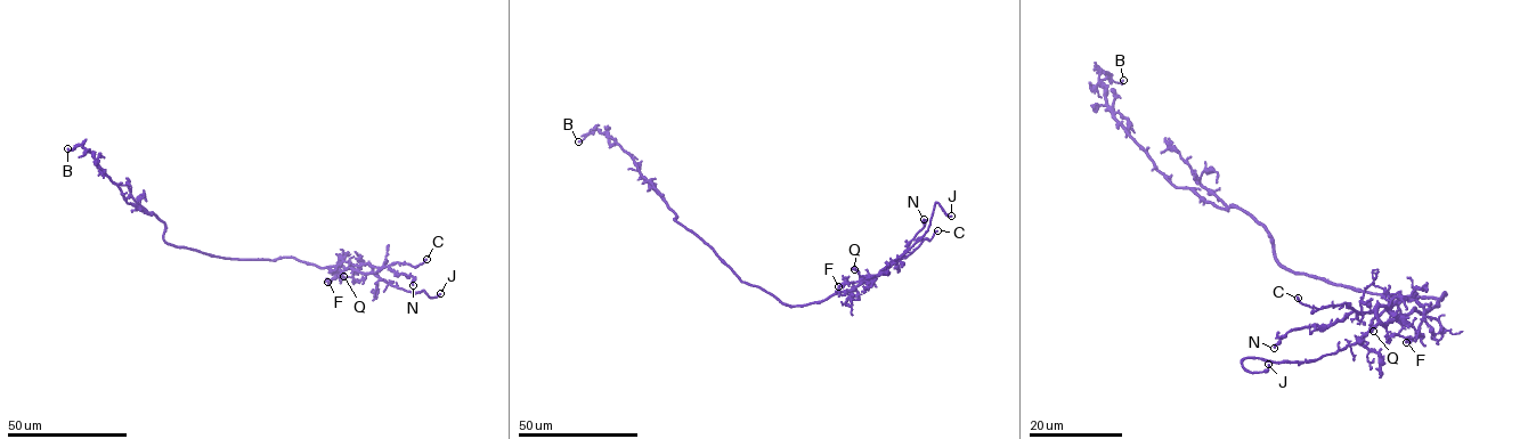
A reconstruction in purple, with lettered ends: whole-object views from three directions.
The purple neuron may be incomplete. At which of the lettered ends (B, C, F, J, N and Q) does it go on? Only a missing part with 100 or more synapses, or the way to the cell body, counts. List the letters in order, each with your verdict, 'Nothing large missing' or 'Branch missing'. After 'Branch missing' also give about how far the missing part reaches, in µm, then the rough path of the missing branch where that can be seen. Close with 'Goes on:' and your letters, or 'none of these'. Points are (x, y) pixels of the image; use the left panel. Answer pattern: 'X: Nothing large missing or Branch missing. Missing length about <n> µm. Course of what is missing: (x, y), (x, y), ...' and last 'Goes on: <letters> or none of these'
B: Nothing large missing
C: Nothing large missing
F: Nothing large missing
J: Branch missing. Missing length about 20 µm. Course of what is missing: (440, 293), (454, 291), (465, 298)
N: Nothing large missing
Q: Nothing large missing
Goes on: J

